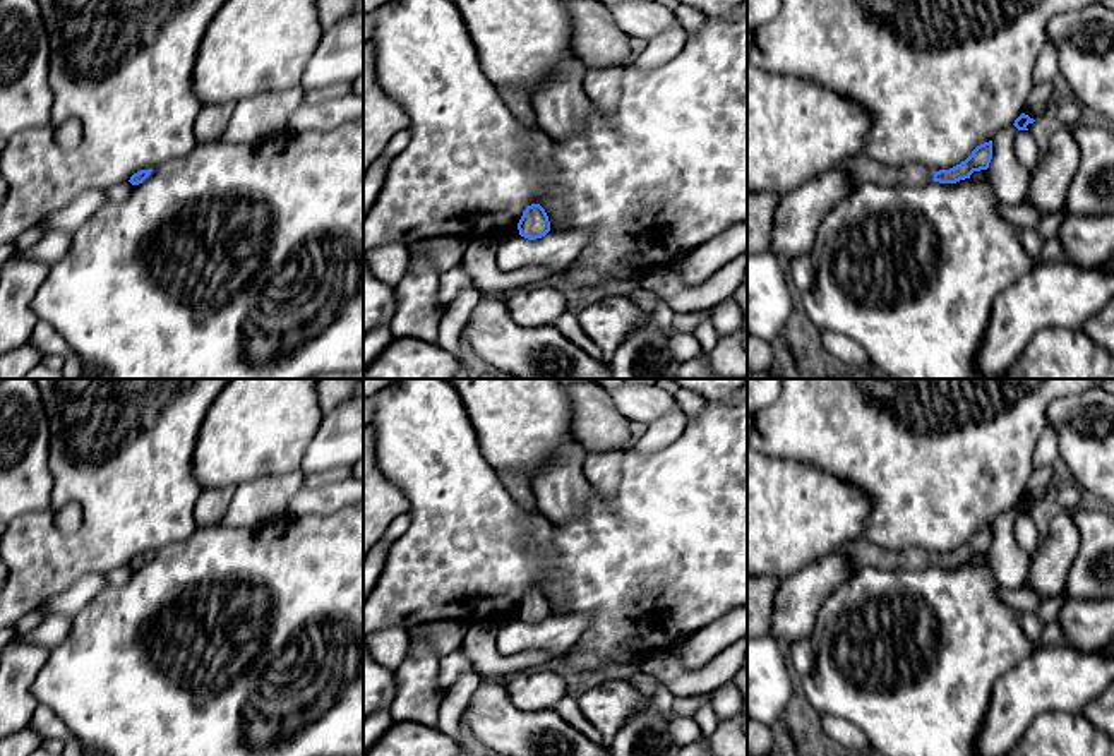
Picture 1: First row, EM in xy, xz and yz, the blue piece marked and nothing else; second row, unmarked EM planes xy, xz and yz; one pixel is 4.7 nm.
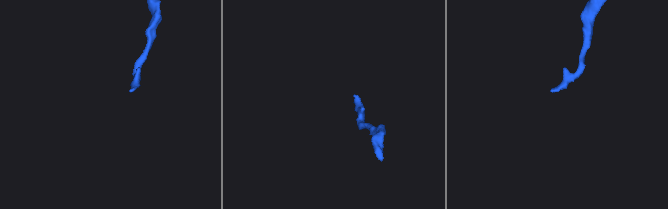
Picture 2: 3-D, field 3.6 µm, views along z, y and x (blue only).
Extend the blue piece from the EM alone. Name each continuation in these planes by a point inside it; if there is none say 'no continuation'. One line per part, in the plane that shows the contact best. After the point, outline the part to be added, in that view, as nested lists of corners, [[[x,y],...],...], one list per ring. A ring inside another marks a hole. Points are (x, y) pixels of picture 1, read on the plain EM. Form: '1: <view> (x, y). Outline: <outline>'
1: yz (861, 552). Outline: [[[864,535],[847,543],[841,552],[848,557],[852,573],[864,567],[877,569],[924,569],[934,562],[934,555],[922,549],[889,552],[874,545]]]

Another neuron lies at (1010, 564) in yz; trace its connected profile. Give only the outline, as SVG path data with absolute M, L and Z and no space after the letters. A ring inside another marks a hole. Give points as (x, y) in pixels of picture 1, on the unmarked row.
M1009 509L992 523L992 543L987 559L999 588L1021 588L1030 574L1032 555L1015 538L1018 516L1015 509Z

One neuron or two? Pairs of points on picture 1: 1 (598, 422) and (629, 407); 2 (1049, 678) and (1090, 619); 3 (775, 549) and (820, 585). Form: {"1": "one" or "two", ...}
{"1": "two", "2": "two", "3": "two"}

